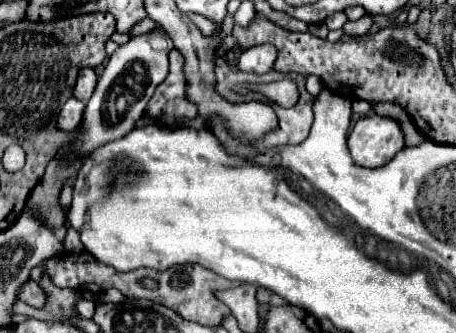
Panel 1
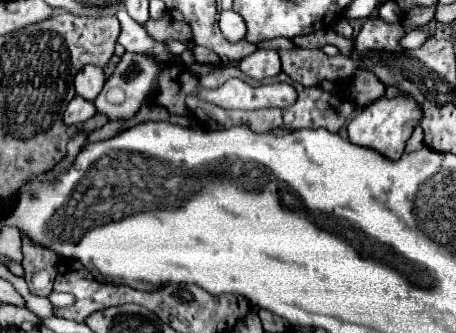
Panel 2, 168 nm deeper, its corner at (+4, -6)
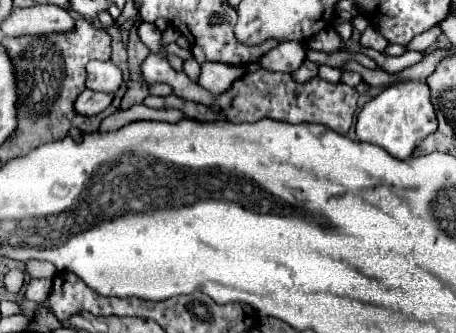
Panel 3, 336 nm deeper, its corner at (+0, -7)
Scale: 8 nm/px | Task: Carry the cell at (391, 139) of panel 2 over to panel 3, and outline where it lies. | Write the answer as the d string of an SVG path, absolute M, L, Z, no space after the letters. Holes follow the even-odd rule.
M396 82L386 86L376 98L366 102L366 106L358 114L356 122L356 136L360 142L376 144L384 148L398 160L410 158L412 150L424 140L428 134L436 130L436 114L430 102L430 88L426 82Z

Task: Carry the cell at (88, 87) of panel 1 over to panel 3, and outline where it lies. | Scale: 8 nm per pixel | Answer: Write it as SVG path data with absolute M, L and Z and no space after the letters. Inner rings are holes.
M90 62L88 64L88 78L86 88L96 92L116 92L122 84L122 70L114 62Z

